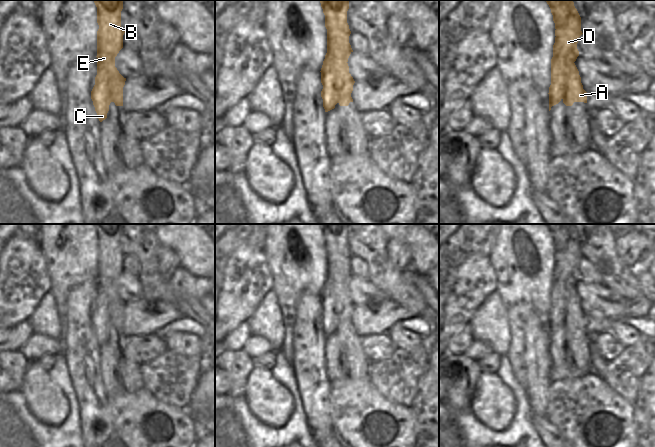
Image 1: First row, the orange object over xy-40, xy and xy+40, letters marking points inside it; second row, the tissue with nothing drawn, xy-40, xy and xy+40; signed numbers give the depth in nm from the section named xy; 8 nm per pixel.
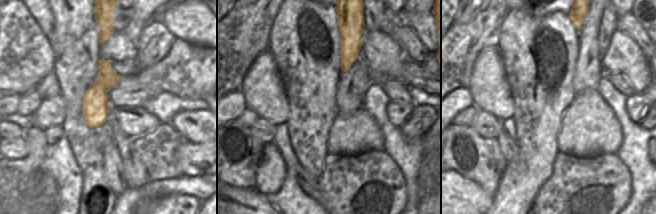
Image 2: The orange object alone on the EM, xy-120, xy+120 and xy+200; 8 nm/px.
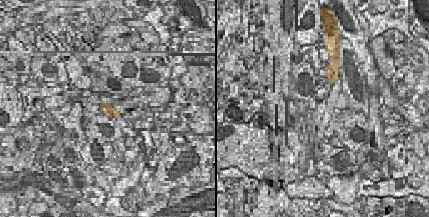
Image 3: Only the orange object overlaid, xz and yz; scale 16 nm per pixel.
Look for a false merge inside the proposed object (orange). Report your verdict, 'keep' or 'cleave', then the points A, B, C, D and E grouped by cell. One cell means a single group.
cleave | A B E / C D

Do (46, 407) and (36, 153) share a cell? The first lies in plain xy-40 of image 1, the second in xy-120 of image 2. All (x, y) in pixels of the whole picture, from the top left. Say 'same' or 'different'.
same

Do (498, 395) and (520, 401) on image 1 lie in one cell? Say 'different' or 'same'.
different

